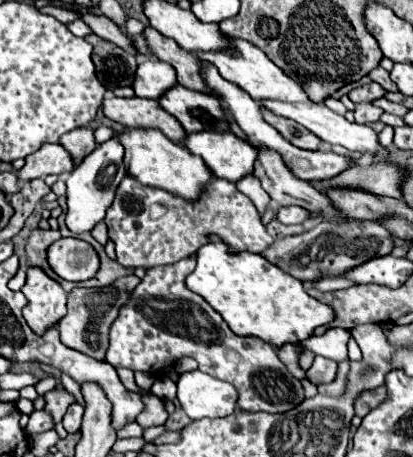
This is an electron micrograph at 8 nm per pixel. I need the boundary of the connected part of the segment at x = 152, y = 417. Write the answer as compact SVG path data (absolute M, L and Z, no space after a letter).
M140 394L145 410L137 416L137 424L141 428L151 428L151 426L163 426L167 420L167 412L163 408L163 400L157 398L155 394Z

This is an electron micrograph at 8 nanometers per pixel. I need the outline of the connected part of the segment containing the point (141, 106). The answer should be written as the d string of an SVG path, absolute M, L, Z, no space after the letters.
M107 98L101 104L103 114L119 122L127 128L157 128L161 130L171 142L181 142L185 136L185 130L181 124L165 112L159 102L143 100L143 98Z

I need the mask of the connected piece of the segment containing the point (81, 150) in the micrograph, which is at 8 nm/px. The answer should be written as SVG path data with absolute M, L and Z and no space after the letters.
M89 126L75 128L73 132L67 132L65 136L61 136L61 144L65 144L65 150L69 150L75 164L79 164L97 146L97 142L93 138L93 130Z

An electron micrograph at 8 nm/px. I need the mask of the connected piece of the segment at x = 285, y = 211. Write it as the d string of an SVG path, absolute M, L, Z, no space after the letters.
M285 206L285 208L279 208L277 212L277 220L281 224L303 224L307 218L309 218L309 212L299 206Z

